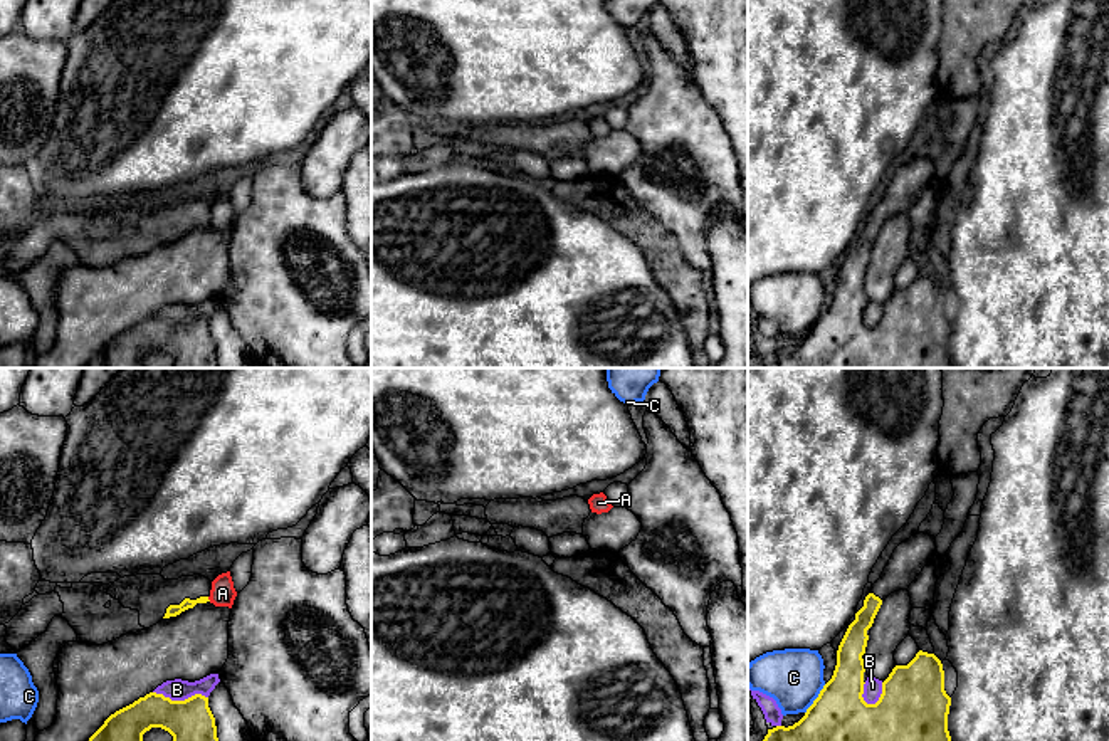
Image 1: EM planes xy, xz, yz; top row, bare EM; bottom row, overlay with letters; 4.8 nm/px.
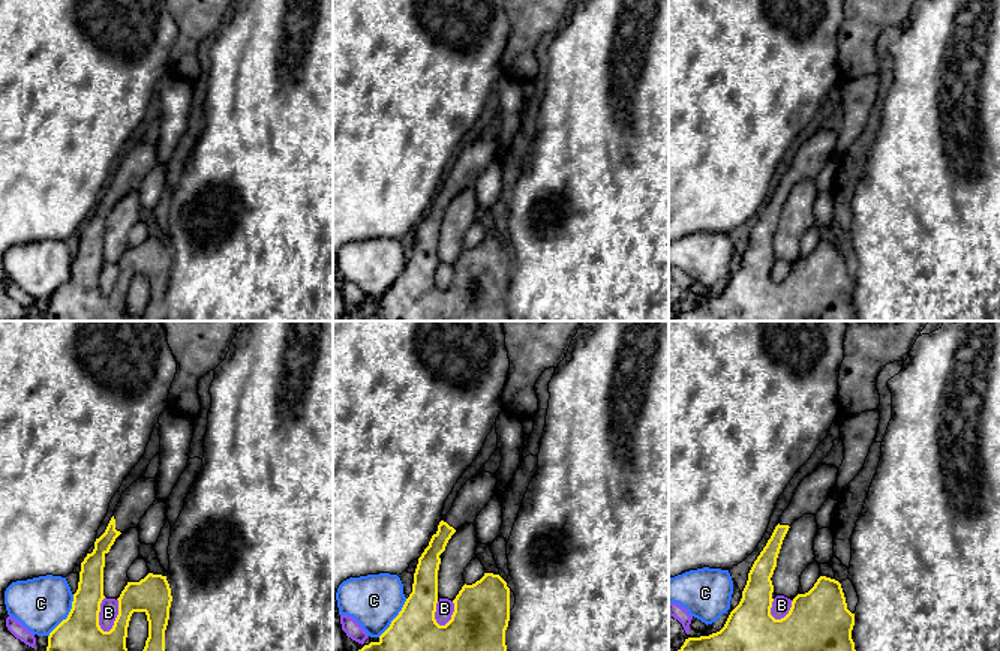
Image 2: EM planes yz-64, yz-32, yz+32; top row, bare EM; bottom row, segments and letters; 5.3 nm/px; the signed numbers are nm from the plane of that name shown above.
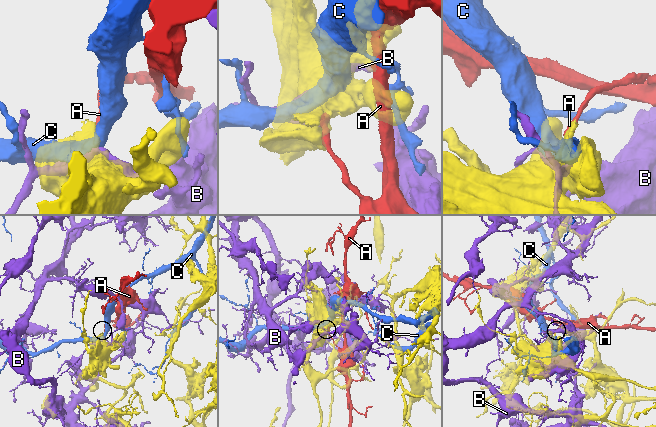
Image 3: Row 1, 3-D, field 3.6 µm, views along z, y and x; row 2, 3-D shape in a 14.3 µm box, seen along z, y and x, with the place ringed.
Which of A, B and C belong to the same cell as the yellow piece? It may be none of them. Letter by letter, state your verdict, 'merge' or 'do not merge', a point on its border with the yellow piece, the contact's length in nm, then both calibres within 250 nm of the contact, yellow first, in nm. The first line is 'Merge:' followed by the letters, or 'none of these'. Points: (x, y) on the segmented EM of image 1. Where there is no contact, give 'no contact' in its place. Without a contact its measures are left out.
Merge: none of these
A: do not merge; contact xy (207, 599); length 30 nm; calibres 60 and 120 nm
B: do not merge; contact xy (180, 701); length 260 nm; calibres 200 and 100 nm
C: do not merge; contact yz (815, 699); length 170 nm; calibres 260 and 280 nm

